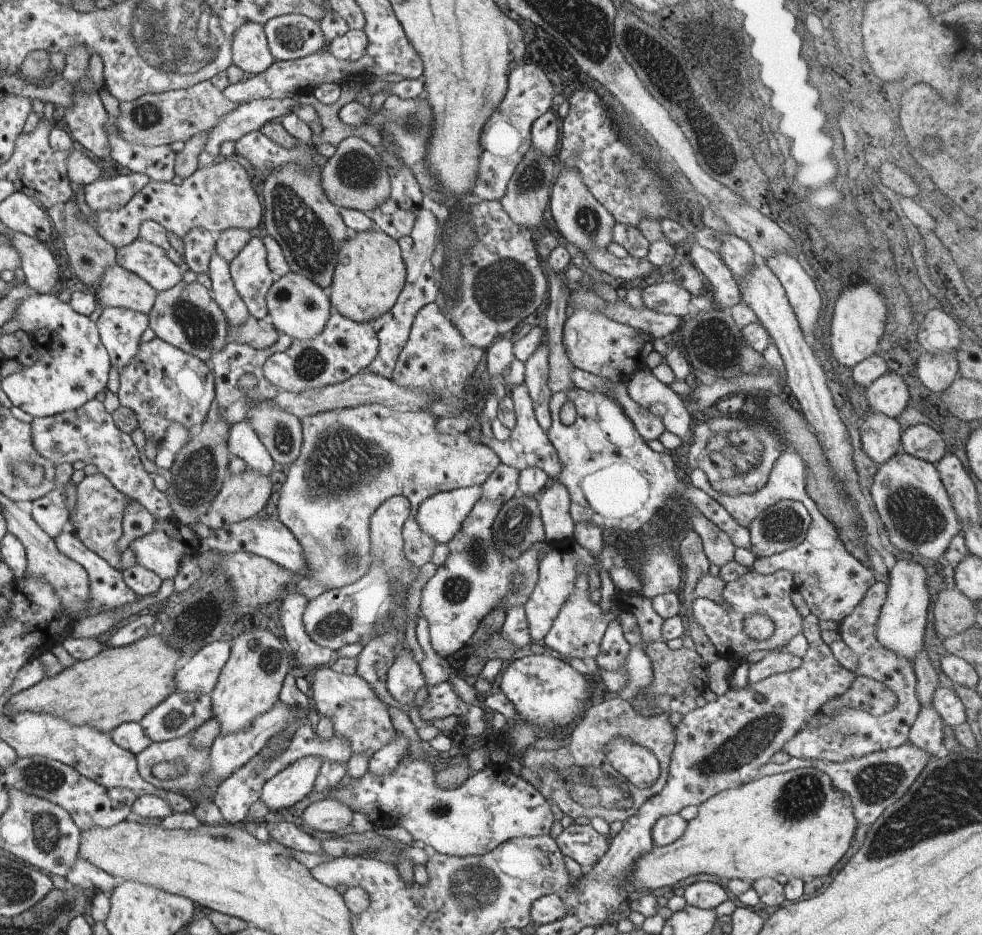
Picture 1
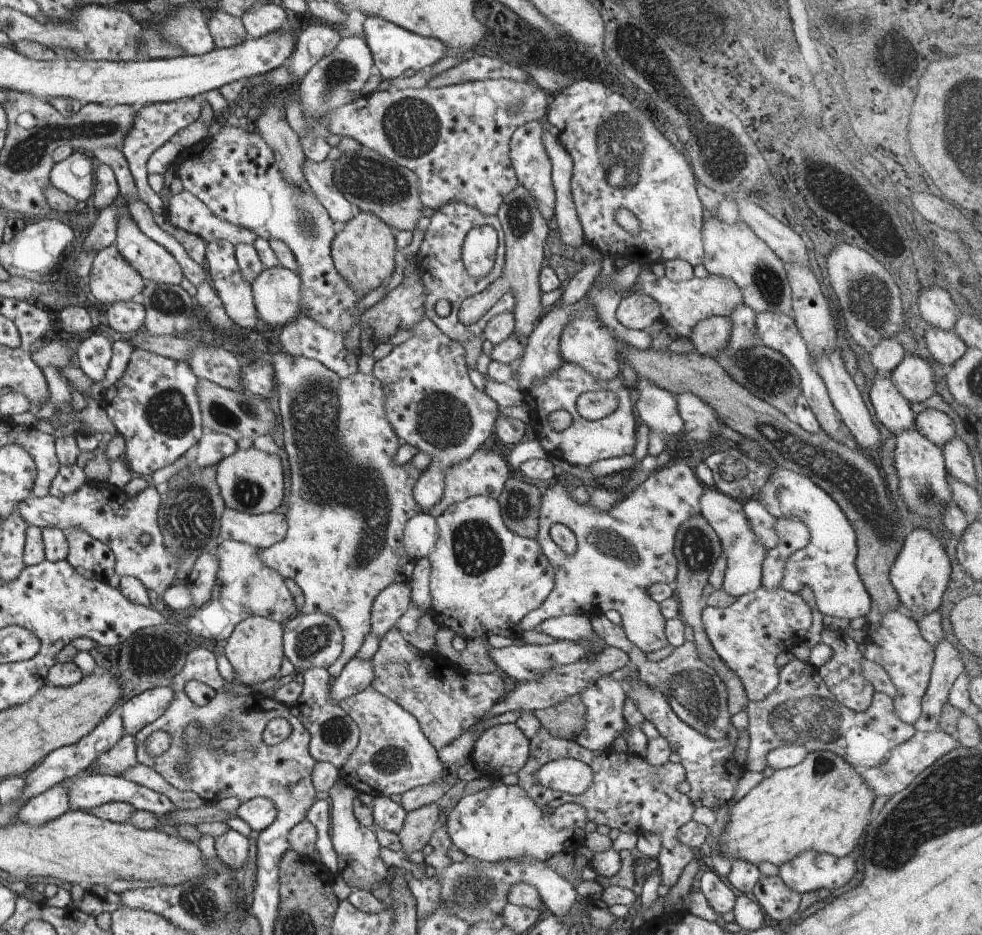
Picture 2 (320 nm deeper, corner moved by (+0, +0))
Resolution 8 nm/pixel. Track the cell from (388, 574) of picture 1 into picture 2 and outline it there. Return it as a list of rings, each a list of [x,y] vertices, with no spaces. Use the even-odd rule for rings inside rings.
[[[316,611],[309,615],[300,613],[289,619],[284,627],[284,653],[292,662],[295,670],[307,671],[309,668],[320,667],[327,669],[334,664],[343,651],[342,629],[334,617]]]

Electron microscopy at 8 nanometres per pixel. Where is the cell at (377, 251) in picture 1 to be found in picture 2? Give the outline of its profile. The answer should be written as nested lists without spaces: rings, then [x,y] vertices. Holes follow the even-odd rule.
[[[355,210],[354,216],[345,224],[331,242],[331,255],[336,270],[359,293],[366,294],[380,286],[394,271],[394,255],[397,244],[391,228],[374,213]]]

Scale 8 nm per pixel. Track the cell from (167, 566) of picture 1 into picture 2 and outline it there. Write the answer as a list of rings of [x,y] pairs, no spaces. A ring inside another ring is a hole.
[[[84,483],[66,496],[32,495],[20,502],[18,512],[29,525],[36,525],[41,529],[56,527],[64,533],[68,529],[87,532],[92,538],[111,548],[115,554],[115,573],[118,576],[138,578],[147,589],[155,590],[161,598],[177,579],[180,559],[176,559],[162,544],[162,534],[158,528],[158,508],[160,494],[154,485],[148,485],[135,497],[122,499],[122,492],[116,488],[92,488]],[[142,534],[150,536],[148,544],[140,541]]]

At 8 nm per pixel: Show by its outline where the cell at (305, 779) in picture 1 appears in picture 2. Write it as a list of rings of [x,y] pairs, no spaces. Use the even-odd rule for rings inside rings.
[[[254,797],[247,799],[236,809],[236,814],[256,832],[262,832],[276,820],[277,810],[271,800]]]

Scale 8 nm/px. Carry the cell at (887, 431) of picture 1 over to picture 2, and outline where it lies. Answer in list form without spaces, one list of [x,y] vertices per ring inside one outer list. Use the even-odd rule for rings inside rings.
[[[878,372],[869,385],[870,398],[878,422],[882,422],[894,434],[914,428],[915,418],[910,409],[911,402],[895,387],[891,372]]]

